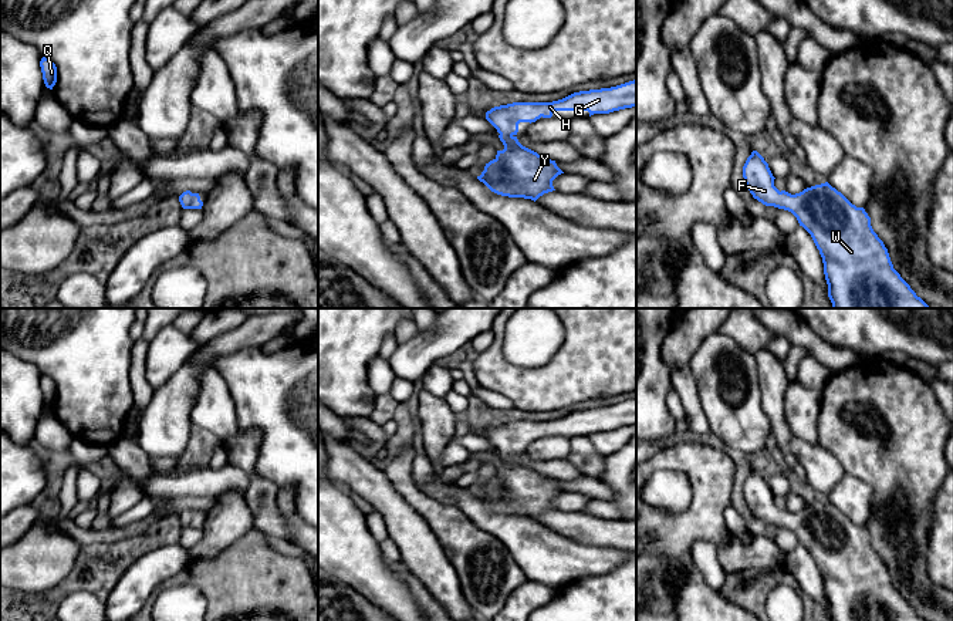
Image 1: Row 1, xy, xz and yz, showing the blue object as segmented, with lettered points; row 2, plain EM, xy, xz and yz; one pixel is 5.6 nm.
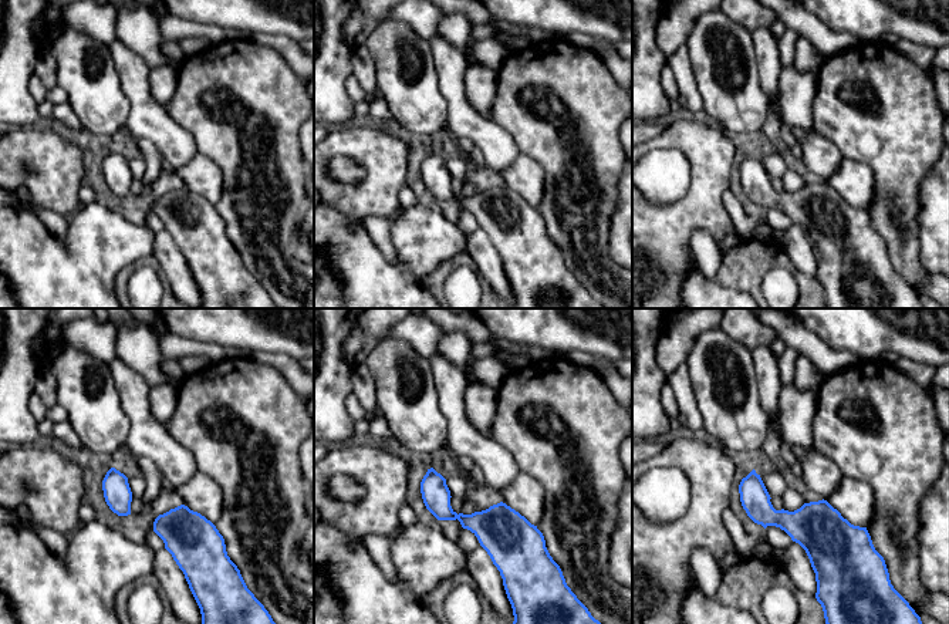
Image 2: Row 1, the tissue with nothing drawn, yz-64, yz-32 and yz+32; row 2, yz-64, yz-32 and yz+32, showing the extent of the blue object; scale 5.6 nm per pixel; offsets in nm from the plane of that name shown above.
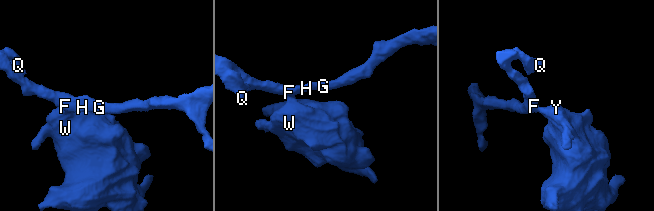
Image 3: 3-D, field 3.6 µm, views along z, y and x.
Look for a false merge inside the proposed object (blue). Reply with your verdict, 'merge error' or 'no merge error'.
no merge error

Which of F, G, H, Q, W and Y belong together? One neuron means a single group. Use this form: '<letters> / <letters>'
F G H Q W Y

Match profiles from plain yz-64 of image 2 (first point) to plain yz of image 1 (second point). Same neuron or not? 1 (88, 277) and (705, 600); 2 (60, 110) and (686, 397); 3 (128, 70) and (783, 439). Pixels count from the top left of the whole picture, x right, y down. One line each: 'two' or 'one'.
1: one
2: one
3: one

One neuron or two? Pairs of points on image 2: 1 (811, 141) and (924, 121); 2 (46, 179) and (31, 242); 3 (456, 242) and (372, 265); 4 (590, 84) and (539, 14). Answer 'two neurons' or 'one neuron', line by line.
1: two neurons
2: two neurons
3: one neuron
4: two neurons

